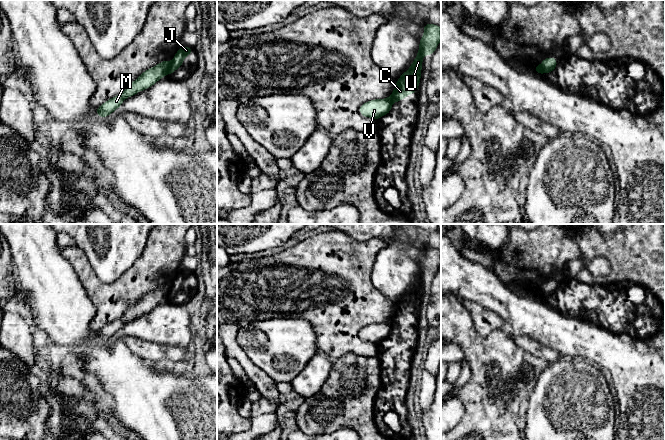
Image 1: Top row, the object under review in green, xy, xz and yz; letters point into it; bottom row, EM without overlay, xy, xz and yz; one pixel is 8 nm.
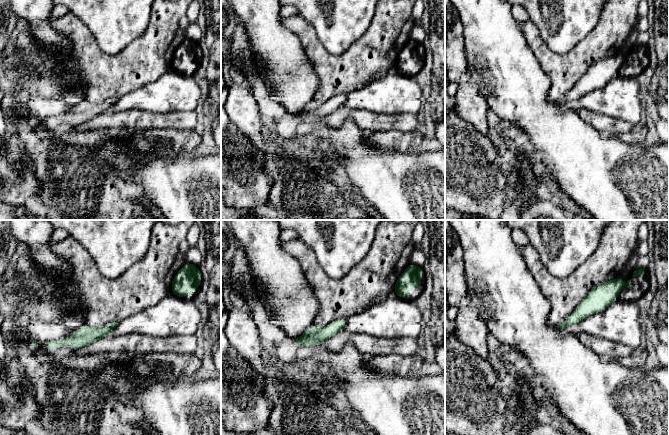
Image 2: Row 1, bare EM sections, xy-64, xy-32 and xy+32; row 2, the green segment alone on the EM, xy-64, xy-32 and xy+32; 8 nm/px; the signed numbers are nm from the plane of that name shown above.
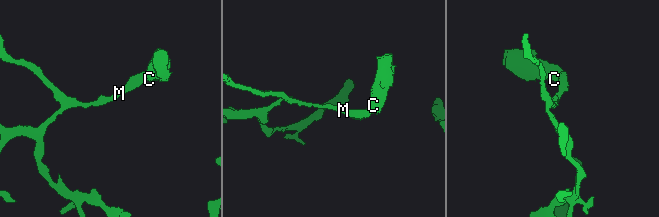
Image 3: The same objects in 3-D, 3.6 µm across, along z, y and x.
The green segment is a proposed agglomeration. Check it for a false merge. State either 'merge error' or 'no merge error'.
merge error

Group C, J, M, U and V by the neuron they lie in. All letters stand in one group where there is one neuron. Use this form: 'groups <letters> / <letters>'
groups C J U / M V

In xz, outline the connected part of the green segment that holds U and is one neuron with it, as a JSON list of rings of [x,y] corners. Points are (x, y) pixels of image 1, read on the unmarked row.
[[[427,247],[423,249],[423,252],[424,260],[419,263],[420,271],[417,280],[410,292],[398,302],[395,313],[390,320],[392,326],[404,324],[408,318],[418,315],[421,305],[422,280],[433,279],[441,264],[441,252],[438,249]]]

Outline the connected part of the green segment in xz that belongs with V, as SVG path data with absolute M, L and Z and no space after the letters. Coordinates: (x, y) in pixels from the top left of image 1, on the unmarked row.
M390 322L374 323L363 327L359 331L359 337L364 341L378 344L383 339L390 337L392 325Z

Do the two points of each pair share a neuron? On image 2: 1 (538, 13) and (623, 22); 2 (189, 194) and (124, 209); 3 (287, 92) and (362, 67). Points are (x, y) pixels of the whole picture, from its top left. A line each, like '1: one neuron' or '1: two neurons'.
1: two neurons
2: two neurons
3: two neurons

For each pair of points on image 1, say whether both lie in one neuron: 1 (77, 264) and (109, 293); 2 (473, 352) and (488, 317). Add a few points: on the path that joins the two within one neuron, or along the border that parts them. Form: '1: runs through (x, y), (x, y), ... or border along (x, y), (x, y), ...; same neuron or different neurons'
1: runs through (85, 272), (101, 289); same neuron
2: border along (469, 314), (481, 336), (500, 329); different neurons

